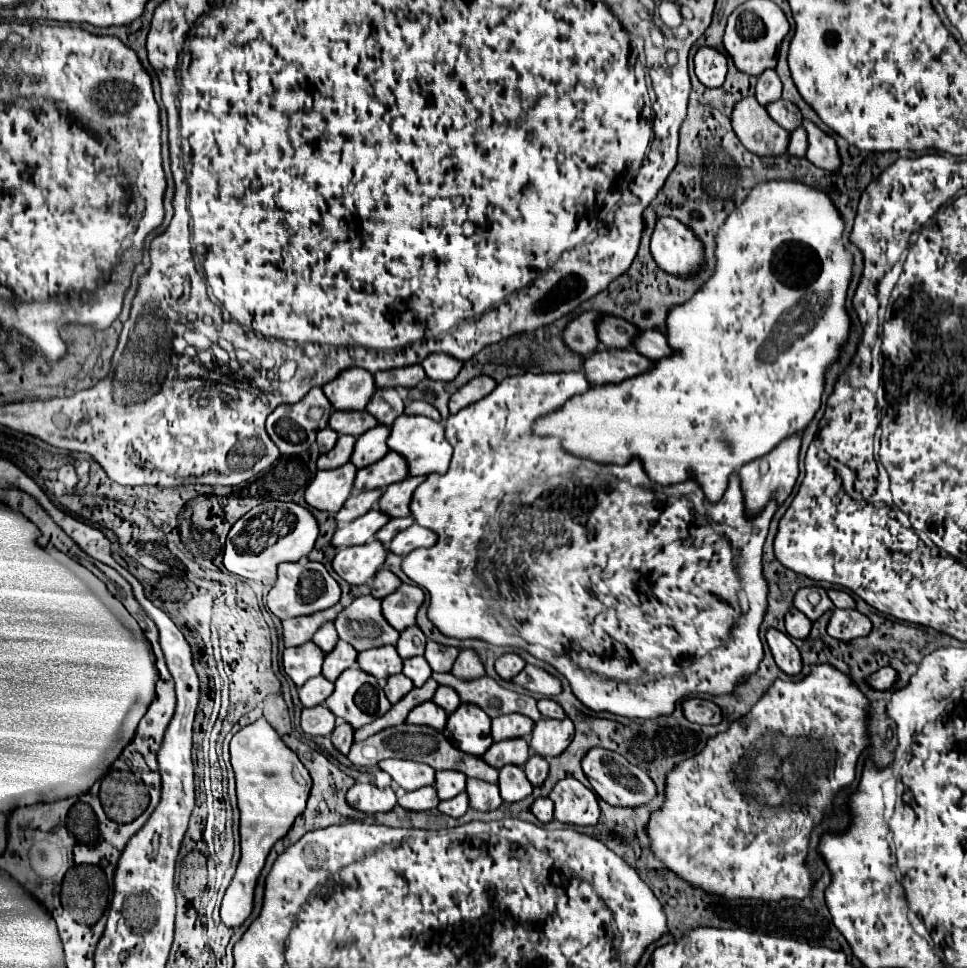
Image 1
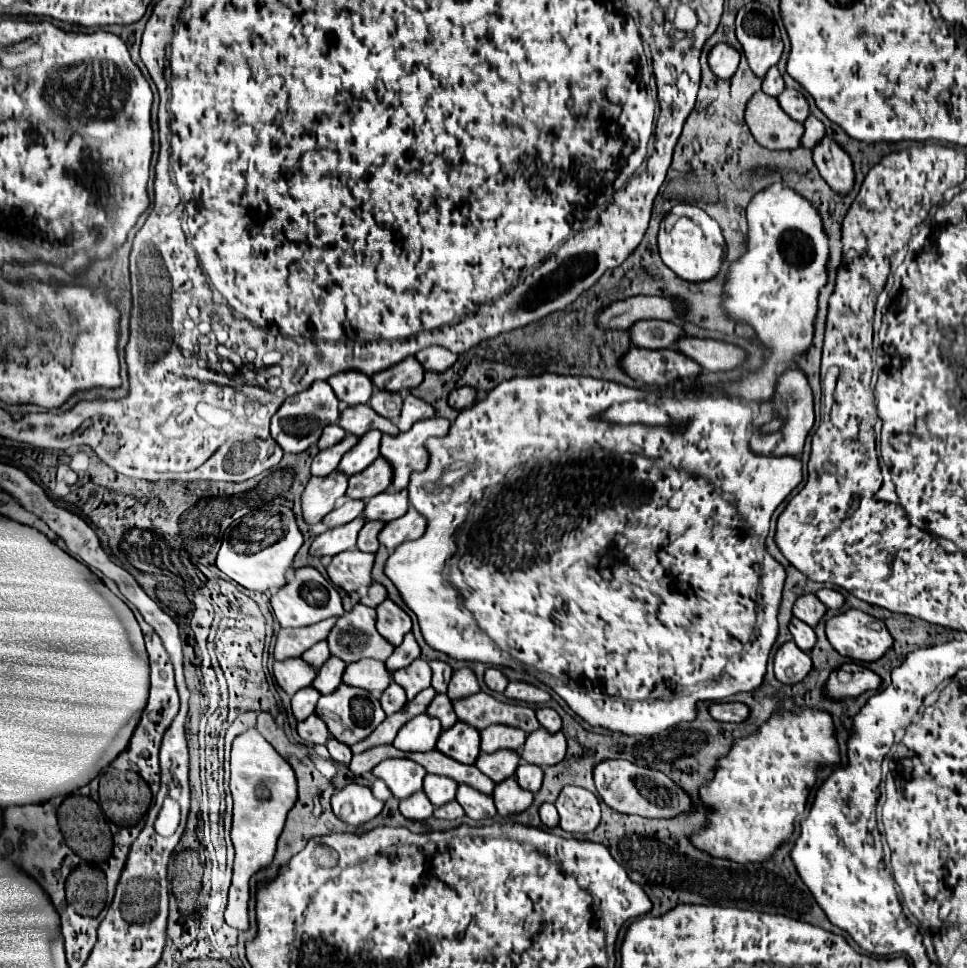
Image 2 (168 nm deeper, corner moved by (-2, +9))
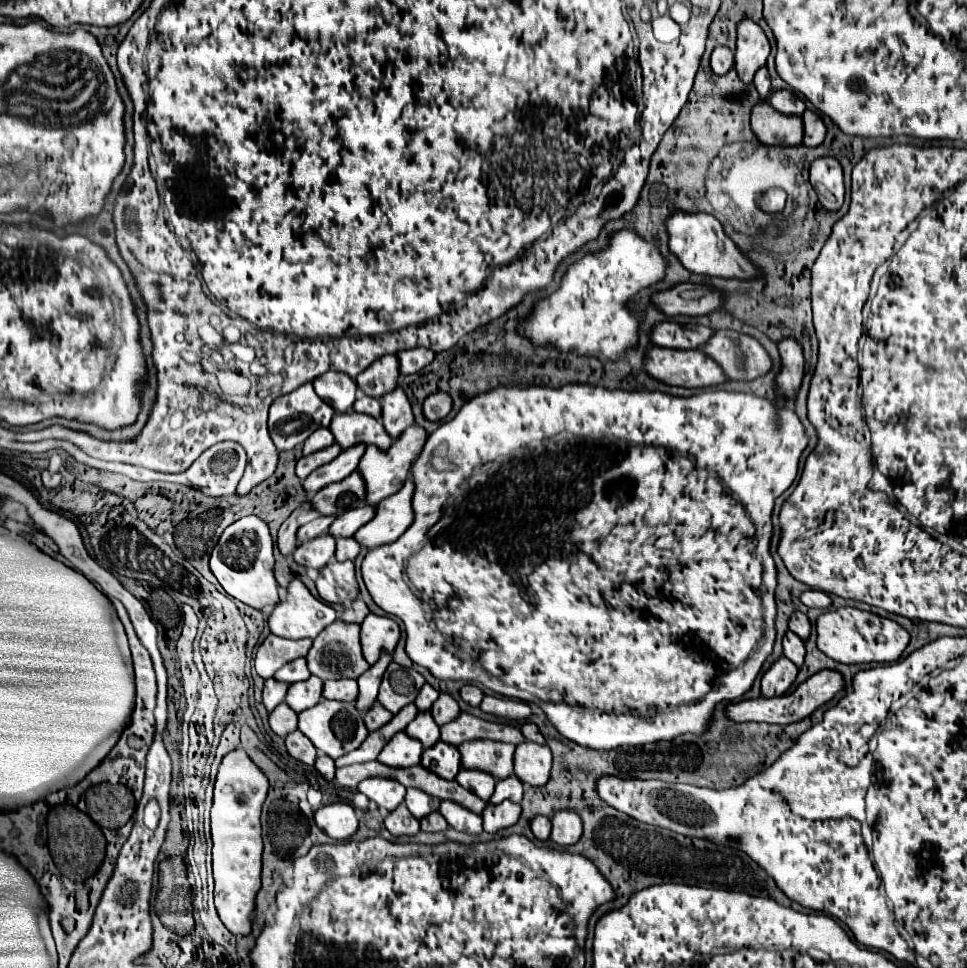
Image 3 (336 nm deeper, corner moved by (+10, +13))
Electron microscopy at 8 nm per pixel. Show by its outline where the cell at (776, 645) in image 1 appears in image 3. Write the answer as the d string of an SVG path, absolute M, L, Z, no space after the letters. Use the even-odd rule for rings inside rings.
M781 655L773 665L763 673L761 679L761 695L763 697L779 697L783 695L791 683L797 677L797 665L793 661L787 661L785 655Z

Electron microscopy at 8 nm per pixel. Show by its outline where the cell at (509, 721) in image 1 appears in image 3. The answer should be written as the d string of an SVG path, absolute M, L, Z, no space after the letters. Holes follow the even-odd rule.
M467 741L465 745L459 745L461 767L481 769L495 775L495 779L505 779L513 773L513 751L515 745L501 741Z

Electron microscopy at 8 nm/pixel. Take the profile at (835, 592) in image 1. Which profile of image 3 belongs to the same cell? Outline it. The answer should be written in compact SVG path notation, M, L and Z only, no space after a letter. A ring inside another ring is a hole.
M809 589L801 595L801 603L807 605L807 607L819 607L819 609L827 609L831 607L831 599L827 593L823 591L815 591L815 589Z

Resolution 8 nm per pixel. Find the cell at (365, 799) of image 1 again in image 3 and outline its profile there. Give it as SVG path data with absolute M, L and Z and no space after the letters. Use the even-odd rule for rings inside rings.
M335 801L315 809L315 823L323 829L331 839L343 841L353 837L359 825L357 809L347 801Z

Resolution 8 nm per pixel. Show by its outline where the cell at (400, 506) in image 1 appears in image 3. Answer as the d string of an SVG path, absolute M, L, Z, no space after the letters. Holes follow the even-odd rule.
M361 505L359 509L351 509L347 513L343 513L343 517L337 517L333 521L333 525L329 527L329 533L333 533L335 537L349 537L353 535L359 527L363 527L365 523L369 523L375 517L375 509L377 505Z

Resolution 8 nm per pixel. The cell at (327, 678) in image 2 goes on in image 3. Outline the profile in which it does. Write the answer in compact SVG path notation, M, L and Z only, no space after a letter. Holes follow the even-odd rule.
M311 675L307 681L297 681L295 685L291 685L285 701L293 711L301 713L301 711L317 705L321 699L321 693L323 693L323 681L319 681L319 677L315 677L315 675Z

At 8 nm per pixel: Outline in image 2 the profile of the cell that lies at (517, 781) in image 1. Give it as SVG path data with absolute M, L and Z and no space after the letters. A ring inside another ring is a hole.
M509 777L507 781L503 781L503 785L495 787L493 801L495 801L499 817L505 819L509 815L527 811L533 803L533 795L527 793L525 789L519 789L519 785L515 785L515 777Z

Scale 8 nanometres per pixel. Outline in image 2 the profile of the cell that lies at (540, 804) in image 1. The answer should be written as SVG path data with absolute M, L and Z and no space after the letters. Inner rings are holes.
M541 805L541 821L545 827L557 827L559 825L559 815L553 805Z

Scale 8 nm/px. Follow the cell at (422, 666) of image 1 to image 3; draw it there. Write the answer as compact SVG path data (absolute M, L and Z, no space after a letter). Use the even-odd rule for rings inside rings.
M391 663L387 667L387 673L383 675L383 683L381 683L377 701L383 703L391 713L397 713L401 707L415 701L423 683L425 679L419 671L403 669L401 665Z

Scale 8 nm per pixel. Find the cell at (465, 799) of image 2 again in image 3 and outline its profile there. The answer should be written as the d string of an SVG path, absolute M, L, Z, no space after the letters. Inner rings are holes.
M441 801L439 811L443 817L447 817L447 823L457 831L467 831L467 833L483 831L483 817L471 813L471 809L463 809L455 801Z

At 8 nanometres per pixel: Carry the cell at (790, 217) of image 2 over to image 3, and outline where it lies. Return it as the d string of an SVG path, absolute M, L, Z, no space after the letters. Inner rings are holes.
M769 189L763 197L759 197L759 209L767 213L781 213L785 209L787 193L783 189Z

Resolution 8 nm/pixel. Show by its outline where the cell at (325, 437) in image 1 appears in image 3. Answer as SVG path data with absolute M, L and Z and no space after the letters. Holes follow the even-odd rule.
M317 429L317 431L305 441L305 449L303 449L303 453L305 453L305 455L315 453L315 451L319 451L319 449L331 445L333 441L335 441L335 439L333 439L333 435L331 435L329 429Z

